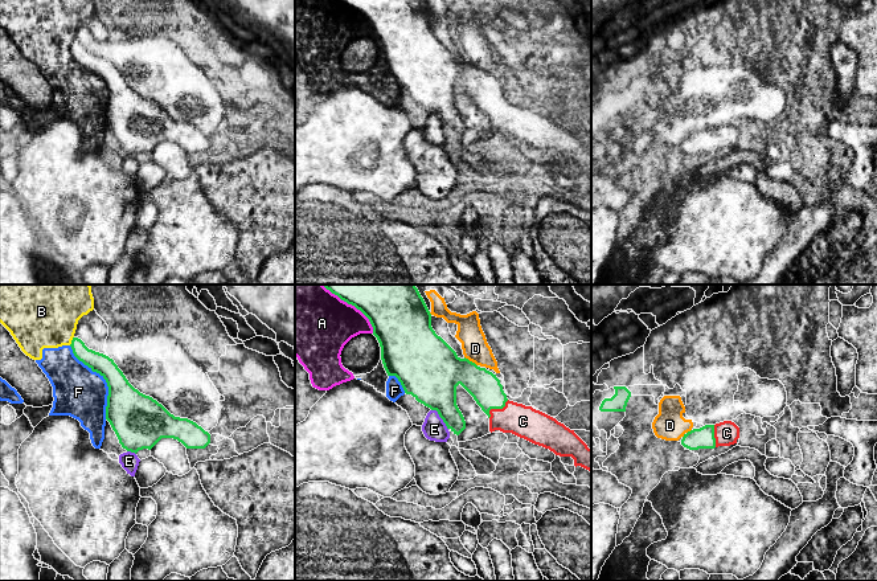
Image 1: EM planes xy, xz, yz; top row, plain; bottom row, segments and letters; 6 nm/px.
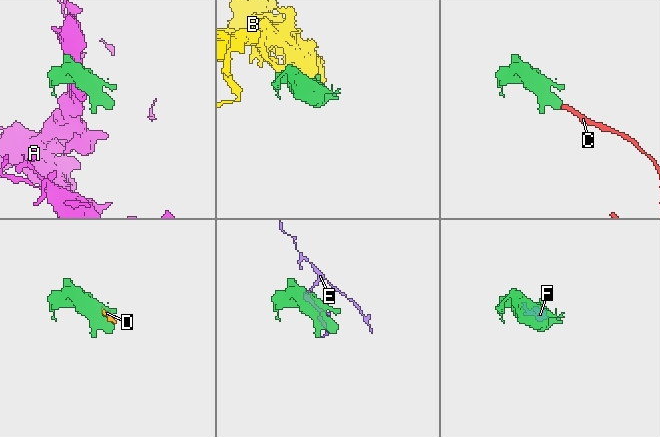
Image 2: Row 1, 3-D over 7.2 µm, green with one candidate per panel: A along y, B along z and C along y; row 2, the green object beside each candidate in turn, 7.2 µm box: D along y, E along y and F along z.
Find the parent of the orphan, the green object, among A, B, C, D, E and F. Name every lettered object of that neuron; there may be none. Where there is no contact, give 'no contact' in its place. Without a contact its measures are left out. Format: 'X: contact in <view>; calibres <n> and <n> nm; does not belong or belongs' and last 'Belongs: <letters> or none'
A: contact in xz; calibres 320 and 360 nm; does not belong
B: contact in xy; calibres 120 and 320 nm; does not belong
C: contact in xz; calibres 190 and 190 nm; belongs
D: contact in xz; calibres 360 and 160 nm; does not belong
E: contact in xz; calibres 320 and 140 nm; does not belong
F: contact in xy; calibres 280 and 300 nm; does not belong
Belongs: C

